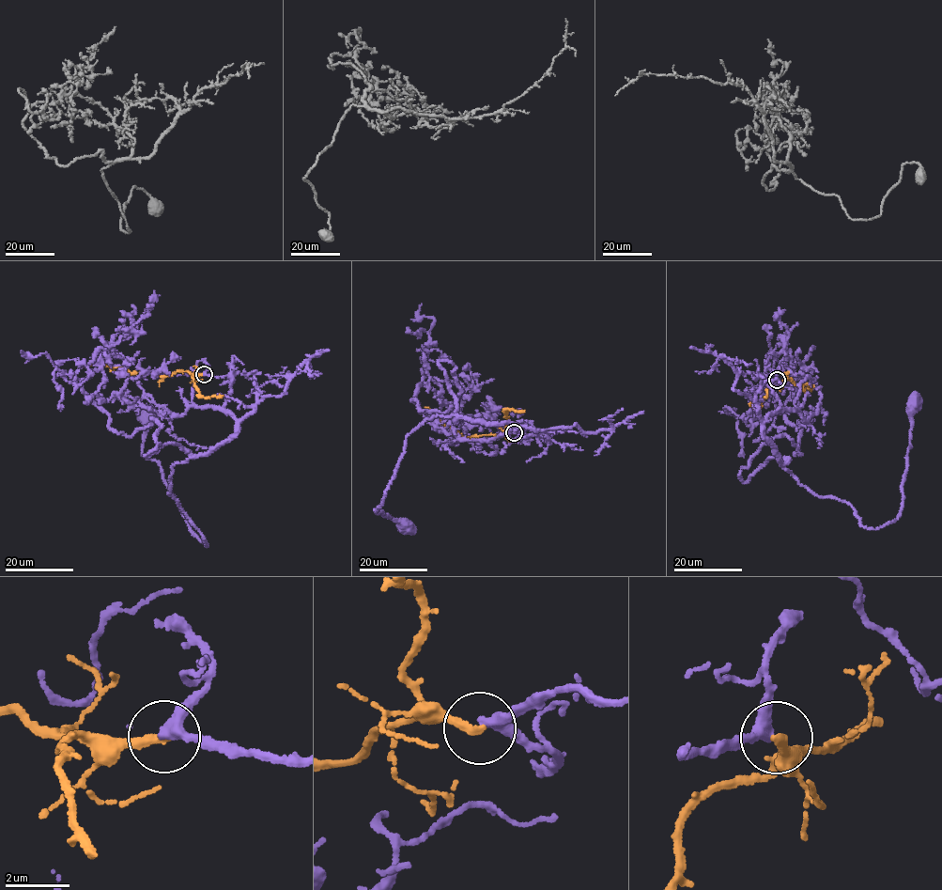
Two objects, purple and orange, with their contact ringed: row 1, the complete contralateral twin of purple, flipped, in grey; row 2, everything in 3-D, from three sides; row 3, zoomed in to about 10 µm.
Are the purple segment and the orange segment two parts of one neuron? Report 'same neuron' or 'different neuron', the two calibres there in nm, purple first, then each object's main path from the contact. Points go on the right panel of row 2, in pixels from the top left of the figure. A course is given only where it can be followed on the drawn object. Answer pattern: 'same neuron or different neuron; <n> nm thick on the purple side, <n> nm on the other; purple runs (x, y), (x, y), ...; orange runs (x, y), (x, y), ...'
different neuron; 320 nm thick on the purple side, 280 nm on the other; purple runs (777, 380), (764, 380), (779, 408), (764, 433), (782, 466), (846, 501), (863, 526), (901, 511), (916, 400); orange runs (777, 380), (783, 382), (788, 379), (801, 386), (806, 383), (811, 386), (805, 394)

